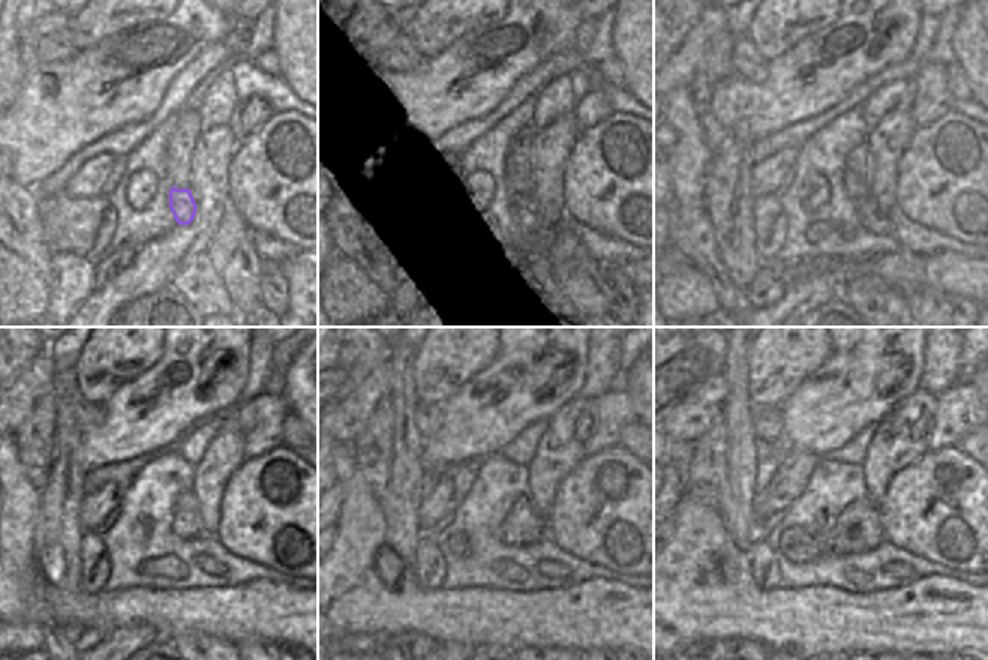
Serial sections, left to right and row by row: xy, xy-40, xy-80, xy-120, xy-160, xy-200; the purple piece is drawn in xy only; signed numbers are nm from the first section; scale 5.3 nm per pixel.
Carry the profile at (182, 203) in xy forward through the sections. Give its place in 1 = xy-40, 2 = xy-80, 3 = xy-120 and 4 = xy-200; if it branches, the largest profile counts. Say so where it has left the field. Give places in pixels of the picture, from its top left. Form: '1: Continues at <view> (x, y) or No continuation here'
1: Continues at xy-40 (523, 207)
2: Continues at xy-80 (871, 218)
3: Continues at xy-120 (209, 566)
4: Continues at xy-200 (900, 570)

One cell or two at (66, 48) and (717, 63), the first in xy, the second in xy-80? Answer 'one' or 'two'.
two

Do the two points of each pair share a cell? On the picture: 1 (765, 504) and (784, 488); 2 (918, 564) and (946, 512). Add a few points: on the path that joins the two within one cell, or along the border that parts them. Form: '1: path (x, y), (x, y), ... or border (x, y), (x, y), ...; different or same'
1: path (769, 501), (780, 492); same
2: border (889, 542), (954, 570); different

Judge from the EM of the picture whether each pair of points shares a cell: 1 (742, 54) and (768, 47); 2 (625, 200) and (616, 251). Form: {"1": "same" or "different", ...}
{"1": "different", "2": "different"}

